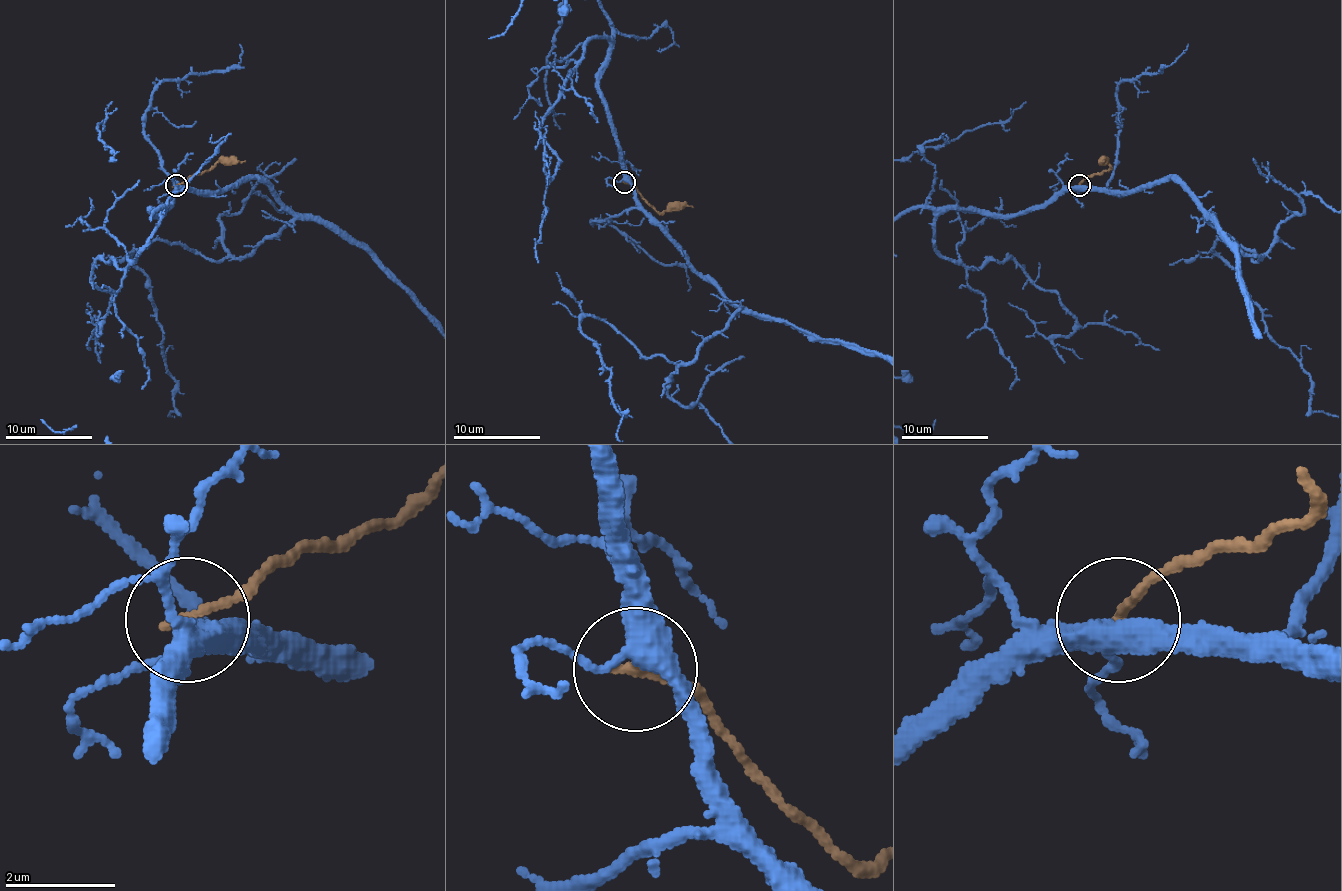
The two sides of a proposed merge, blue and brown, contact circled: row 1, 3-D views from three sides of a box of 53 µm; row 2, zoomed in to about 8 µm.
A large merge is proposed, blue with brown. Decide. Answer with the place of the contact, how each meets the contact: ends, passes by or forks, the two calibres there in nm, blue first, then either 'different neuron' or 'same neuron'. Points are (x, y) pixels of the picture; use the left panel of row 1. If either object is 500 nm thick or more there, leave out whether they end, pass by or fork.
at (176, 185); blue forks there; brown ends there; 380 nm thick on the blue side, 190 nm on the other; different neuron

